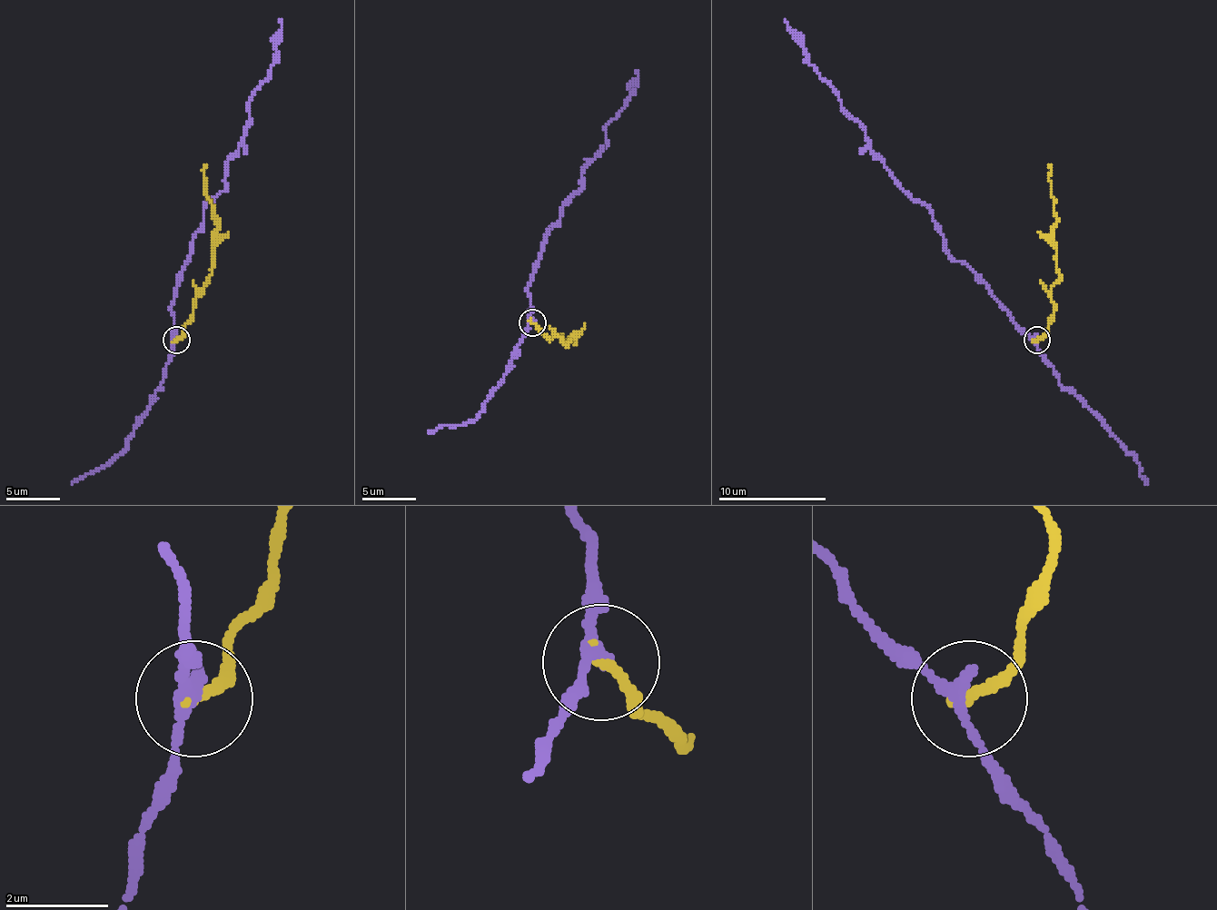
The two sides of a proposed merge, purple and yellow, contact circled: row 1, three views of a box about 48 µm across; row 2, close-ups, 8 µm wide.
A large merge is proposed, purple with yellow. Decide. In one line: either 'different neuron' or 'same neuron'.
different neuron

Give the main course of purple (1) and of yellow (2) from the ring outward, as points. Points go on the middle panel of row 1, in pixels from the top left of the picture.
1: (533, 321), (528, 285), (541, 242), (581, 189), (581, 170), (606, 143), (606, 127), (633, 94), (635, 70)
2: (533, 323), (549, 339), (558, 336), (566, 344), (573, 341), (560, 334)

